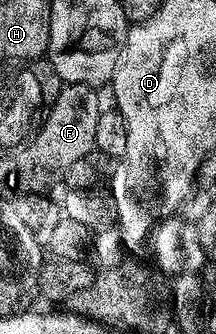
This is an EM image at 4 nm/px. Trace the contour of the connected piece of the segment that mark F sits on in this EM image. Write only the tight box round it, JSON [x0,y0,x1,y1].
[16,83,100,195]

